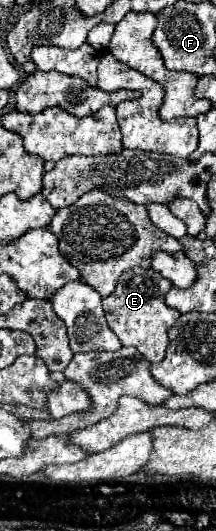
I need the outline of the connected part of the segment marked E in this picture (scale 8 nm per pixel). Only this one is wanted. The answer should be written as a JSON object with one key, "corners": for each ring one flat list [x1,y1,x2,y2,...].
{"corners":[[134,268,128,270,118,278,116,290,102,300,106,320,110,330,118,336,122,346,134,346,140,350,144,358,150,362,162,362,166,346,168,346,168,330,174,326,178,320,180,312,174,308,168,308,164,304,164,296,172,288,170,280,160,276,154,270,144,270,144,268]]}

